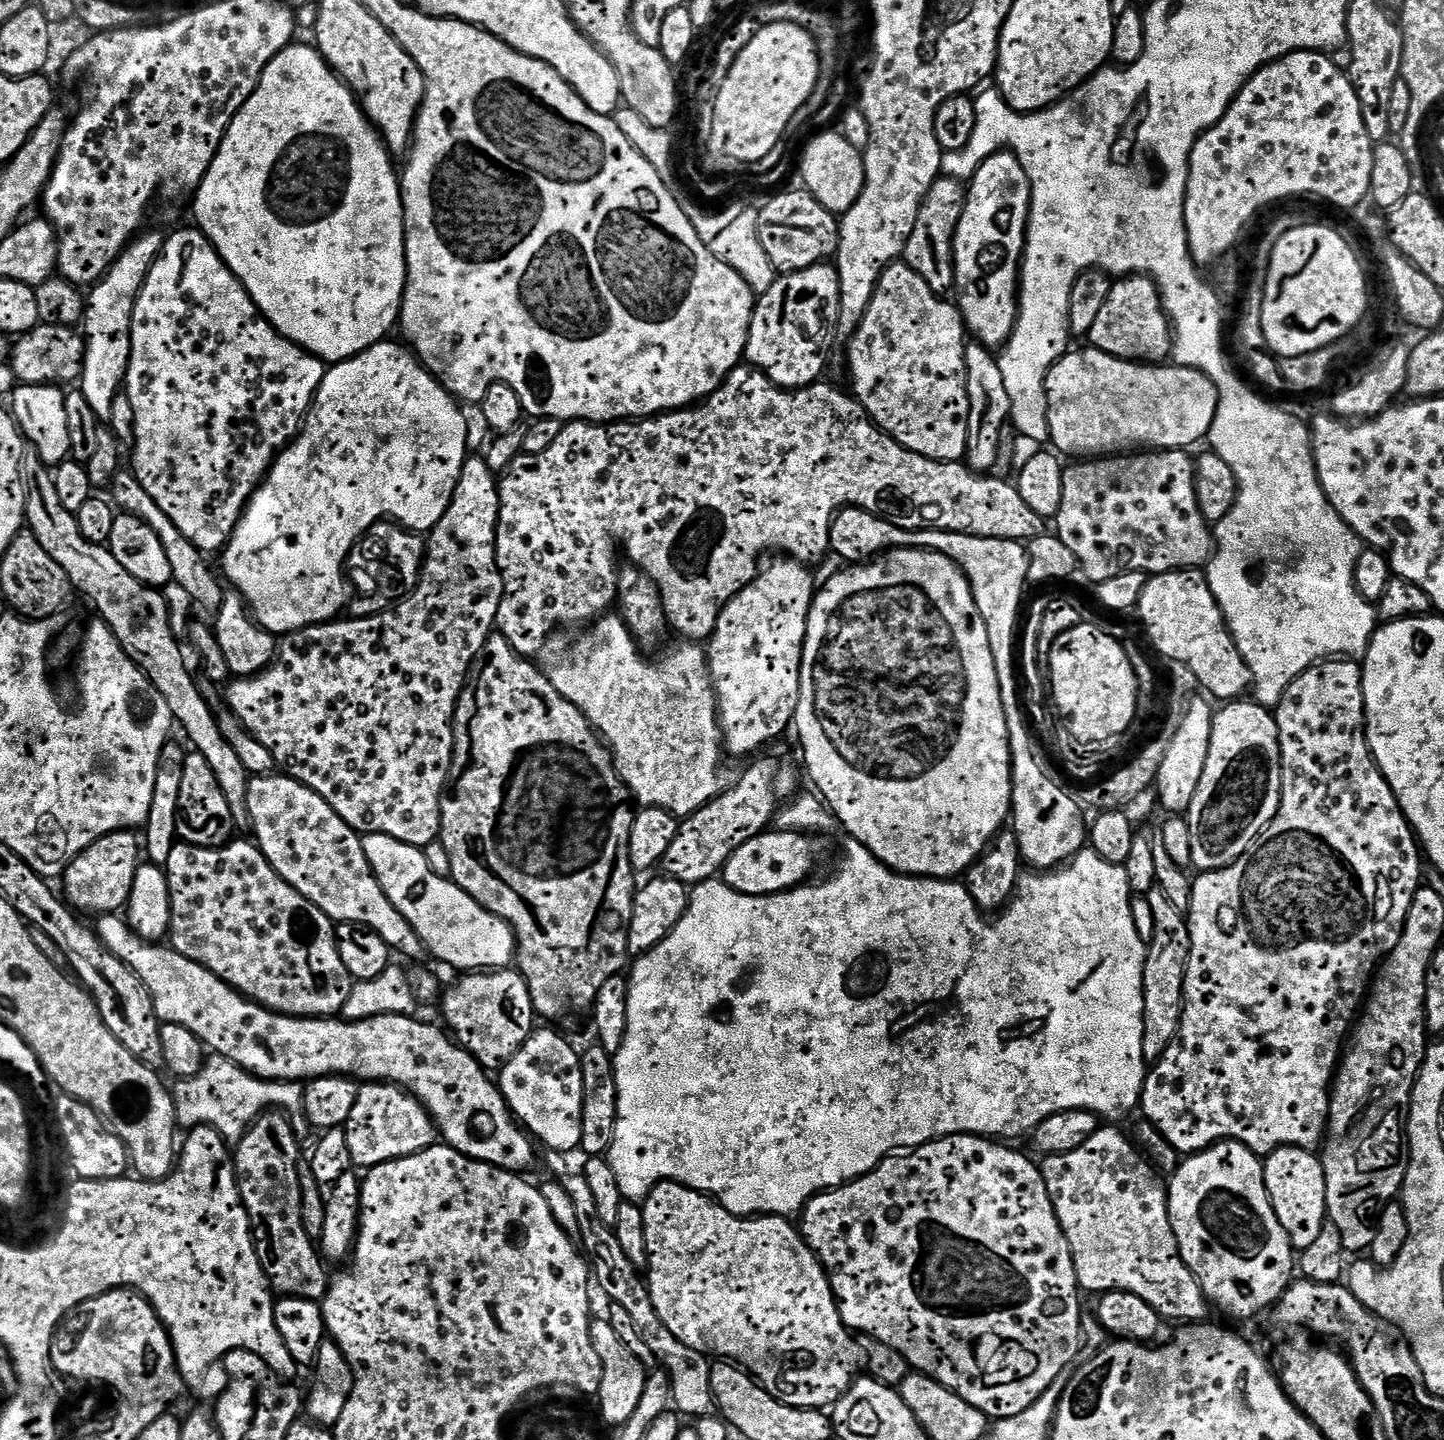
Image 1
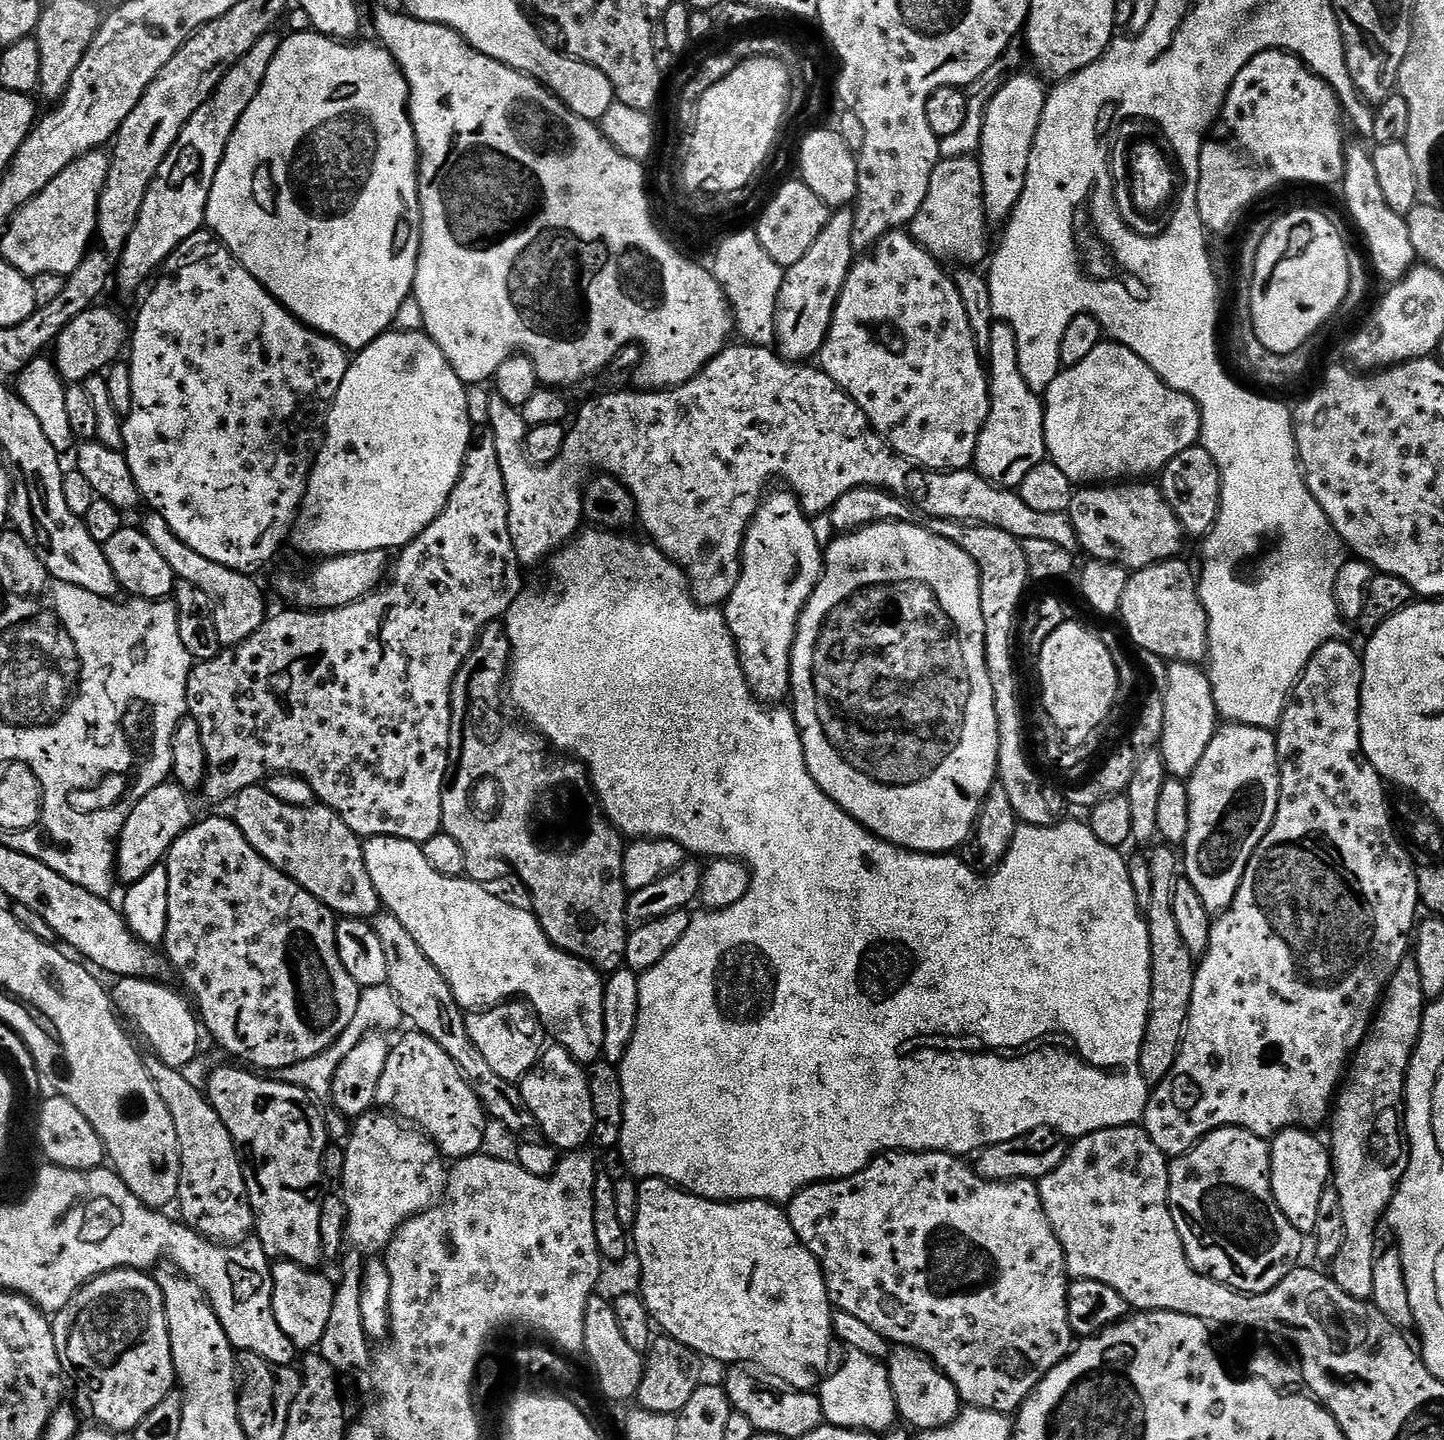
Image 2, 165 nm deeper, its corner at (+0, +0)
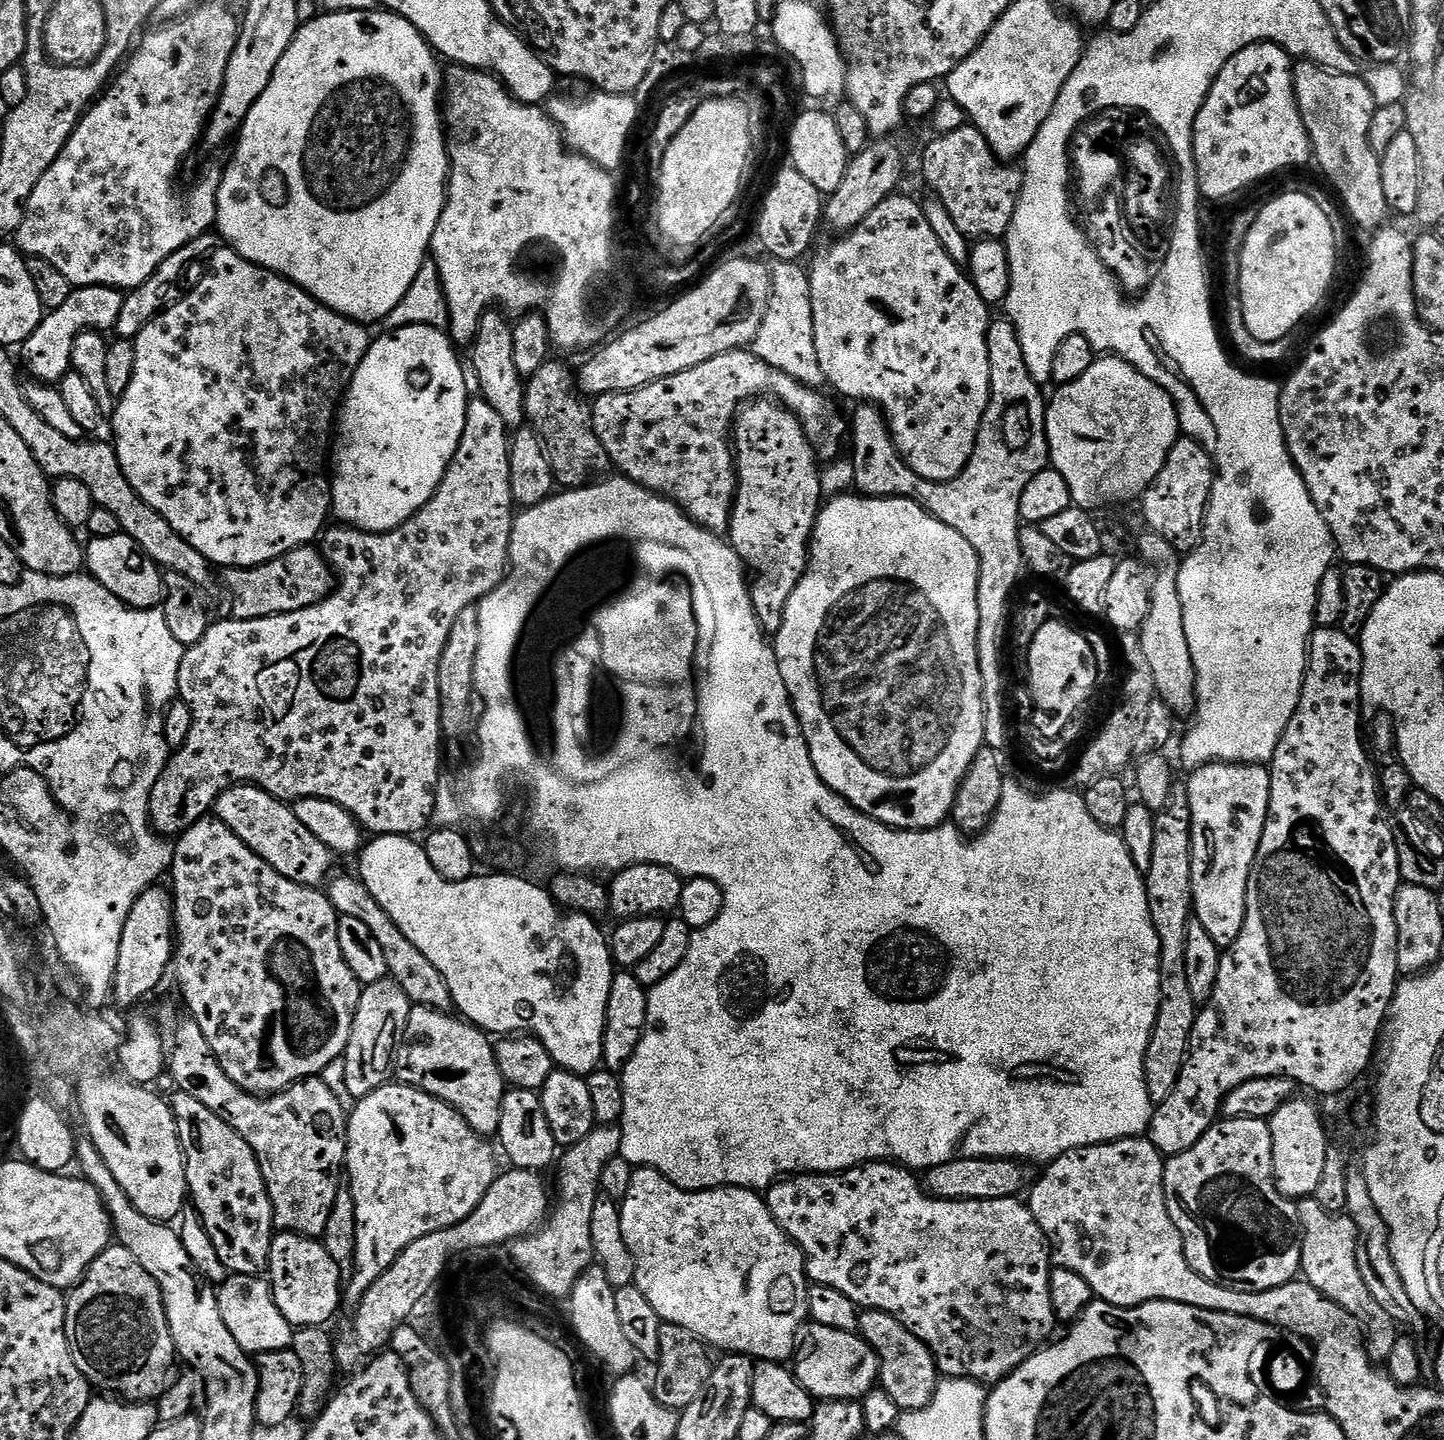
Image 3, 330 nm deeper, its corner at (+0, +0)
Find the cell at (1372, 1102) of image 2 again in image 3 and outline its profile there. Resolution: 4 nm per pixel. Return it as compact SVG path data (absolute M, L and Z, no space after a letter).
M1347 1214L1341 1215L1337 1220L1340 1221L1322 1229L1313 1240L1305 1239L1301 1243L1300 1272L1303 1279L1314 1286L1314 1290L1330 1298L1330 1302L1342 1306L1346 1314L1356 1319L1356 1325L1364 1334L1364 1347L1368 1349L1369 1358L1373 1362L1386 1362L1390 1358L1390 1350L1394 1350L1398 1329L1390 1314L1386 1314L1386 1310L1382 1310L1382 1306L1374 1302L1366 1281L1358 1271L1358 1240L1354 1222Z

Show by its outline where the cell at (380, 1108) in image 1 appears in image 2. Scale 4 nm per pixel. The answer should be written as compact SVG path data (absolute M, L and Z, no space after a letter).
M415 1030L409 1033L405 1040L397 1044L395 1041L388 1049L376 1104L423 1132L449 1161L477 1155L483 1149L480 1147L490 1125L490 1117L482 1102L478 1102L478 1094L470 1090L466 1078L462 1078L458 1066L454 1066L454 1058L450 1058L434 1038L426 1038Z

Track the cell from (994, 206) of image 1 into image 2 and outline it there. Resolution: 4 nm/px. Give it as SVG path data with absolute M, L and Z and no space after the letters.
M1024 72L1001 83L984 109L978 159L984 183L984 205L989 221L1007 221L1026 186L1030 154L1038 134L1046 99L1045 81L1039 75Z

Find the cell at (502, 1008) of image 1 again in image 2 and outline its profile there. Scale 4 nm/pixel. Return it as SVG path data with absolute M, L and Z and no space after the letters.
M516 998L493 1008L469 1011L464 1021L466 1030L470 1030L470 1042L478 1046L478 1051L486 1057L498 1078L518 1082L536 1065L546 1047L546 1033L535 1008Z

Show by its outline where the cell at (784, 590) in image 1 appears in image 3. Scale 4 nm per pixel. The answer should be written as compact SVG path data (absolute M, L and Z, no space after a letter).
M757 398L741 407L734 421L734 459L736 500L727 535L743 567L756 575L751 611L765 633L774 634L782 626L790 594L808 568L812 530L822 507L822 468L799 420L768 398Z

